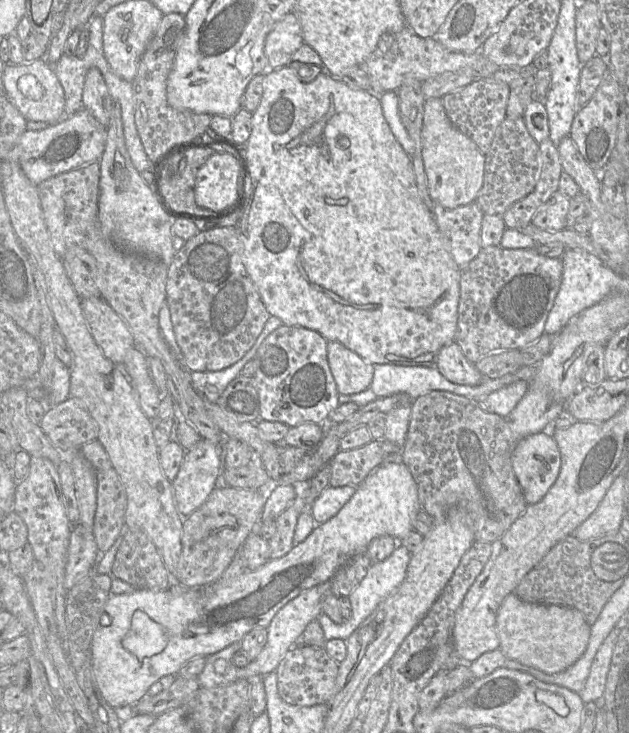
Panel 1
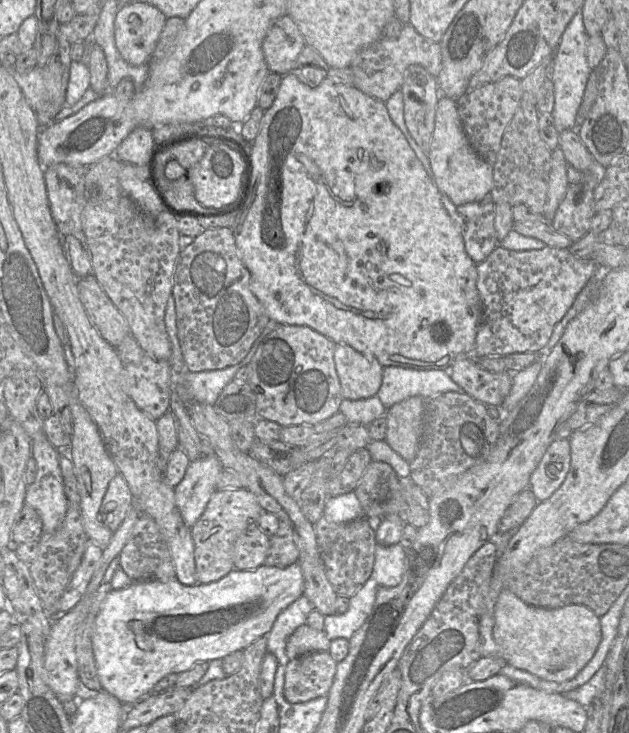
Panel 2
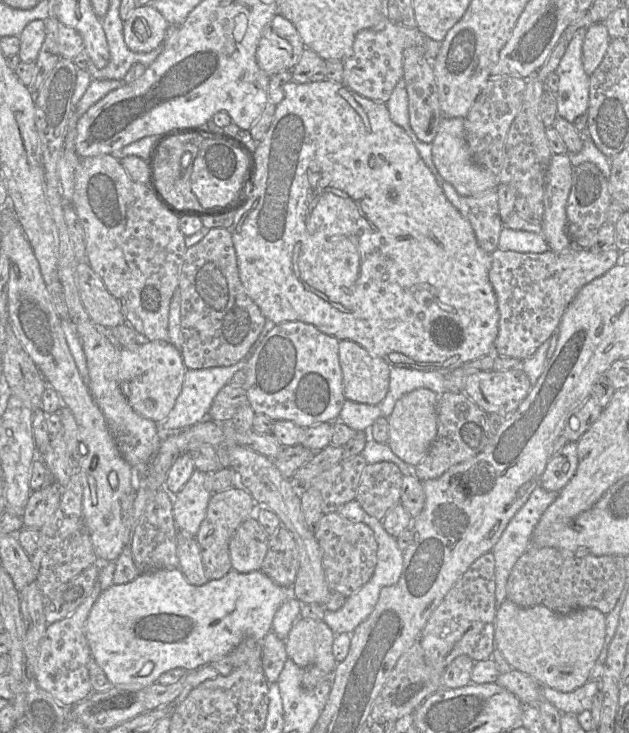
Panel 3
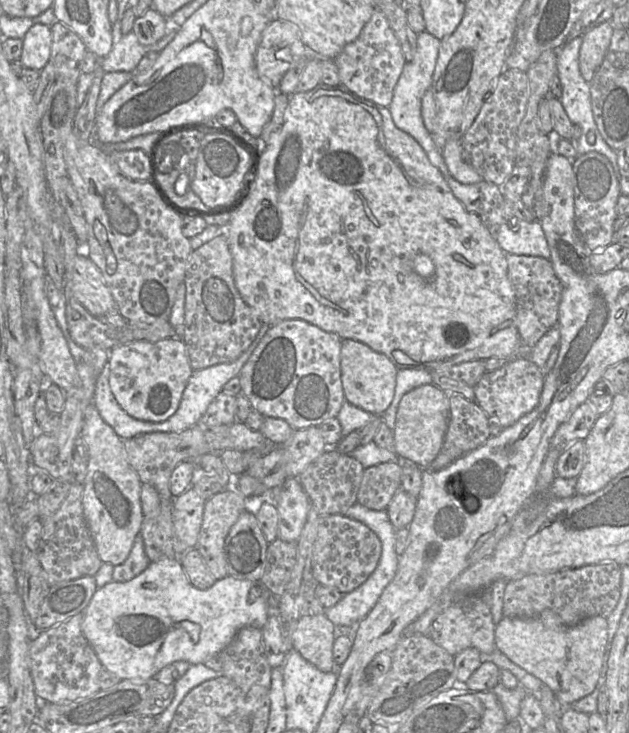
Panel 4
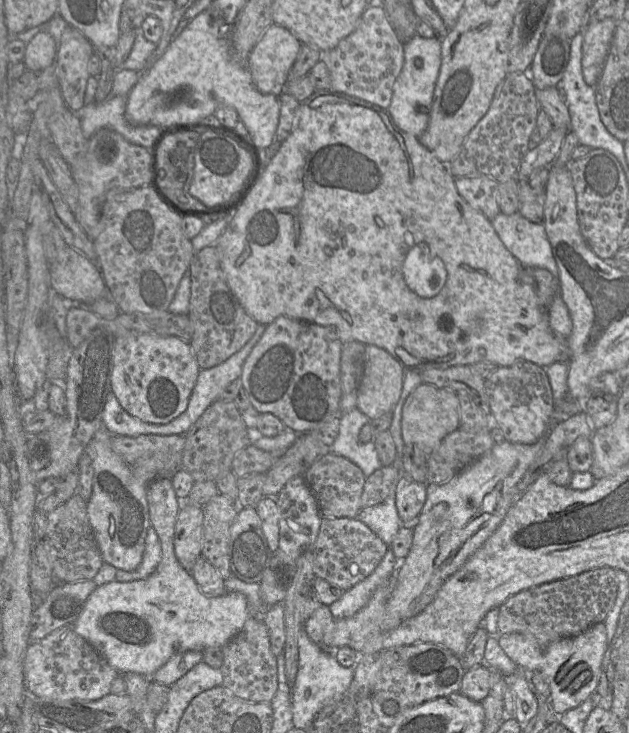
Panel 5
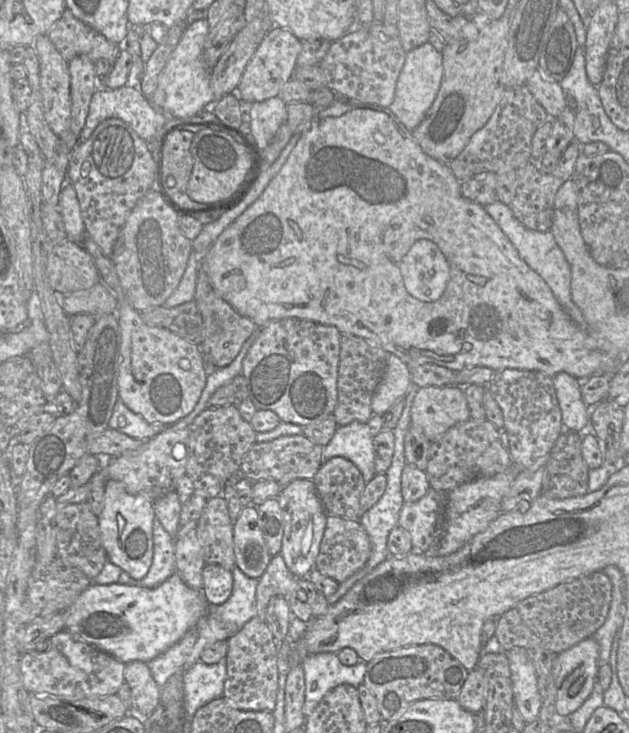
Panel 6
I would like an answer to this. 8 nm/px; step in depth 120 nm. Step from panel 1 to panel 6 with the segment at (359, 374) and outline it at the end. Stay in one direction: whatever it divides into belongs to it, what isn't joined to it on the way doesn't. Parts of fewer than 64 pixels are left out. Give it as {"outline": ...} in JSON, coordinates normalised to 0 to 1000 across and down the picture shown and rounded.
{"outline":[[[617,483],[610,510],[595,535],[590,557],[595,566],[609,566],[636,544],[642,544],[653,527],[652,502],[630,484]]]}

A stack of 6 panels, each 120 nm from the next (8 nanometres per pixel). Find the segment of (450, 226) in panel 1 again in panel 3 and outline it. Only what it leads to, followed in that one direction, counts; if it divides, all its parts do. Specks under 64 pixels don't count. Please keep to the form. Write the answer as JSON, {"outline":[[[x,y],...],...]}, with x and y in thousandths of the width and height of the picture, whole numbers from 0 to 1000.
{"outline":[[[698,247],[712,274],[746,303],[762,338],[781,347],[792,338],[800,303],[789,259],[754,267],[734,267],[709,247]]]}

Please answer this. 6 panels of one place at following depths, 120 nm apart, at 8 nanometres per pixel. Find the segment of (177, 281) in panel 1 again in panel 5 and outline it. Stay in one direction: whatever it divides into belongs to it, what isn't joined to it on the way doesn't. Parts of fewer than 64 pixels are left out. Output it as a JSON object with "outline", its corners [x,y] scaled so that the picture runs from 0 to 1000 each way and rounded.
{"outline":[[[343,334],[312,344],[302,359],[304,401],[299,432],[305,443],[300,465],[318,503],[342,501],[383,477],[404,457],[410,441],[397,432],[361,389]]]}

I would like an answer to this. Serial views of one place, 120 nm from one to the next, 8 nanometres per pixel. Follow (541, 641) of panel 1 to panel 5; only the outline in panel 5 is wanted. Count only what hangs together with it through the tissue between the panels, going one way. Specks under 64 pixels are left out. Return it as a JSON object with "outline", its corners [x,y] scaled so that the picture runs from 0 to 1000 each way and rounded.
{"outline":[[[952,849],[917,868],[882,874],[870,883],[859,883],[849,873],[824,864],[792,868],[792,876],[828,914],[863,921],[876,940],[879,965],[893,975],[921,963],[946,944],[965,884],[965,861],[960,849]]]}

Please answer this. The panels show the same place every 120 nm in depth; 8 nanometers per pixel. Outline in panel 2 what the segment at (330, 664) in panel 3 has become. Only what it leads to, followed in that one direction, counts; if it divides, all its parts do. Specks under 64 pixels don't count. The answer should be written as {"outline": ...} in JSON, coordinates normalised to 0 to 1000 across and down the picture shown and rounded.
{"outline":[[[482,851],[458,870],[455,892],[459,899],[467,899],[496,889],[523,889],[525,879],[526,873],[517,861],[507,861],[490,851]]]}

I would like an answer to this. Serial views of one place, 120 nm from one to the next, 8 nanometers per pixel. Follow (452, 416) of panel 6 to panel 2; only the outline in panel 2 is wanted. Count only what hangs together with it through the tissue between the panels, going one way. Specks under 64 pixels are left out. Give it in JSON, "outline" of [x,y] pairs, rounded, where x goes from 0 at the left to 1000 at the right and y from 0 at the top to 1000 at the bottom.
{"outline":[[[655,540],[614,559],[610,600],[649,632],[665,615],[676,547],[669,540]]]}

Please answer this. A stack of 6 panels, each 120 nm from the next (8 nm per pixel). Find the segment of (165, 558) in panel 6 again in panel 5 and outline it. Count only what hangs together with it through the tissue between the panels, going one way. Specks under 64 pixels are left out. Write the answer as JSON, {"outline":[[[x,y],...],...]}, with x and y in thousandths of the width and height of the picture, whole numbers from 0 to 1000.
{"outline":[[[238,718],[223,771],[211,779],[186,776],[183,793],[210,794],[237,787],[250,775],[258,761],[258,748],[248,723]]]}

